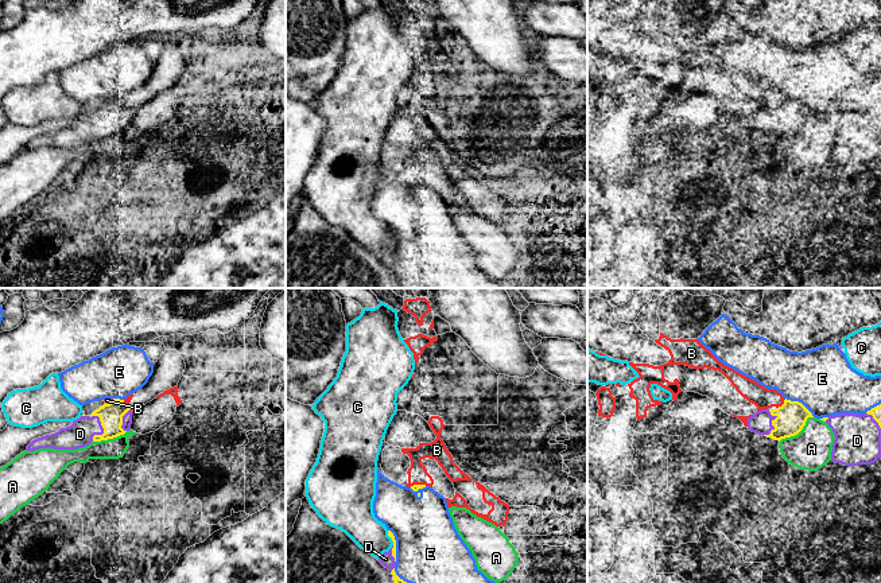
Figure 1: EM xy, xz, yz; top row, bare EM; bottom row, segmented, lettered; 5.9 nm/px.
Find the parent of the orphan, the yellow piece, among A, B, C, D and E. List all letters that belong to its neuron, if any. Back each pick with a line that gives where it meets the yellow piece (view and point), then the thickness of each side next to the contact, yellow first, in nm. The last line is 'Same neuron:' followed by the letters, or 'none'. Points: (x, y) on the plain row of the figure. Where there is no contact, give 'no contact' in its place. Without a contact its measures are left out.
D: meets yellow in xy at (104, 129); 140 nm thick on the yellow side, 160 nm on the other
Same neuron: D

